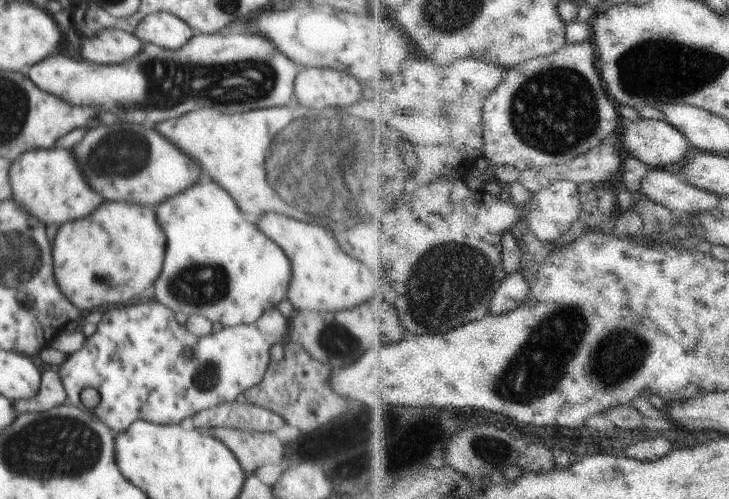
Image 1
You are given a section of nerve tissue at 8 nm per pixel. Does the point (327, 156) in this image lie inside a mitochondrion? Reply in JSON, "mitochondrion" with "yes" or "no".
{"mitochondrion":"yes"}

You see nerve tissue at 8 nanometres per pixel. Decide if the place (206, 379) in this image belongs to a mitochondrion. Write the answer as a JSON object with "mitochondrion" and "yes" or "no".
{"mitochondrion":"yes"}

